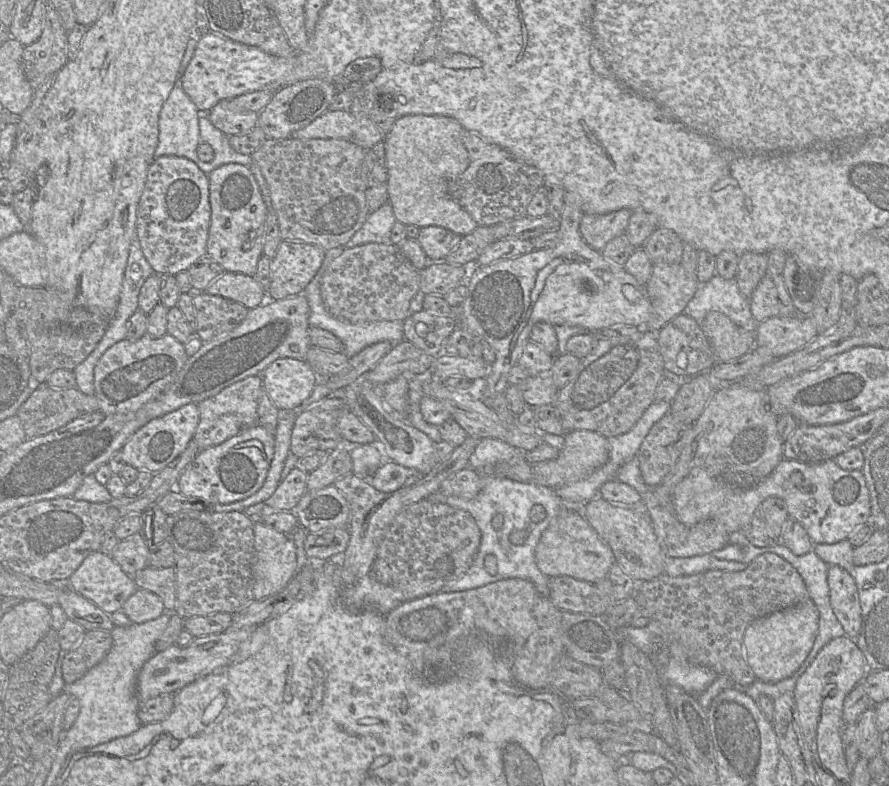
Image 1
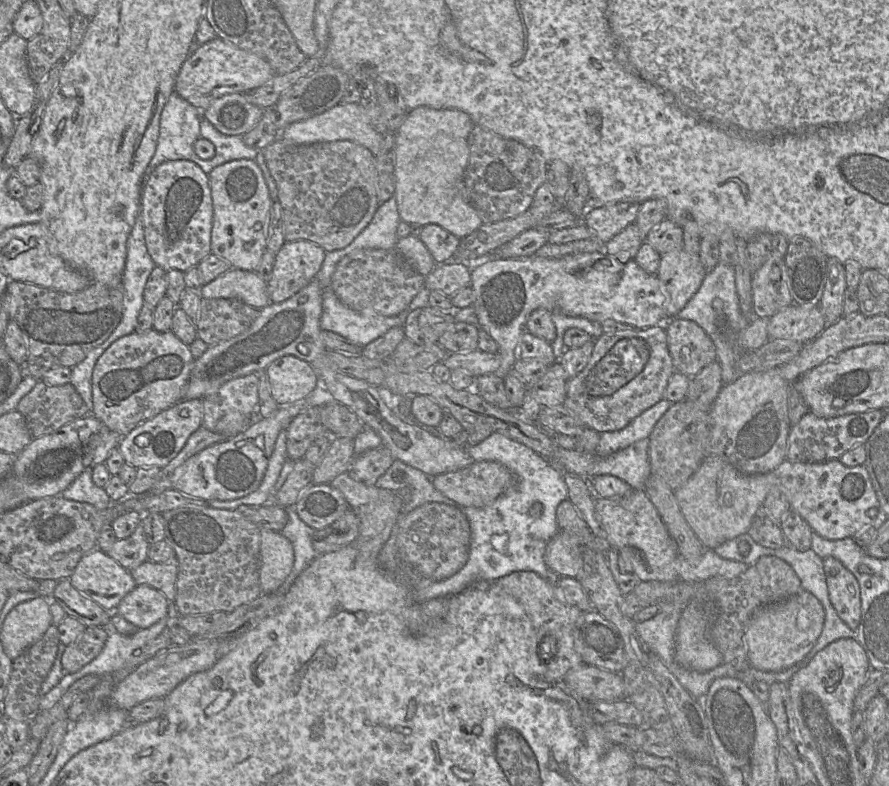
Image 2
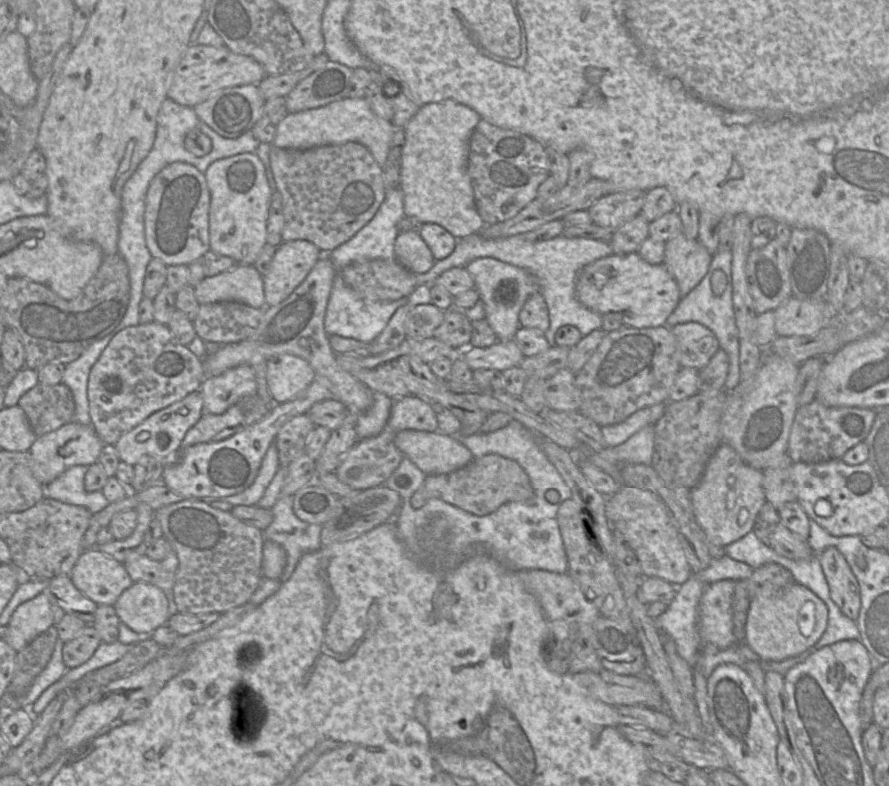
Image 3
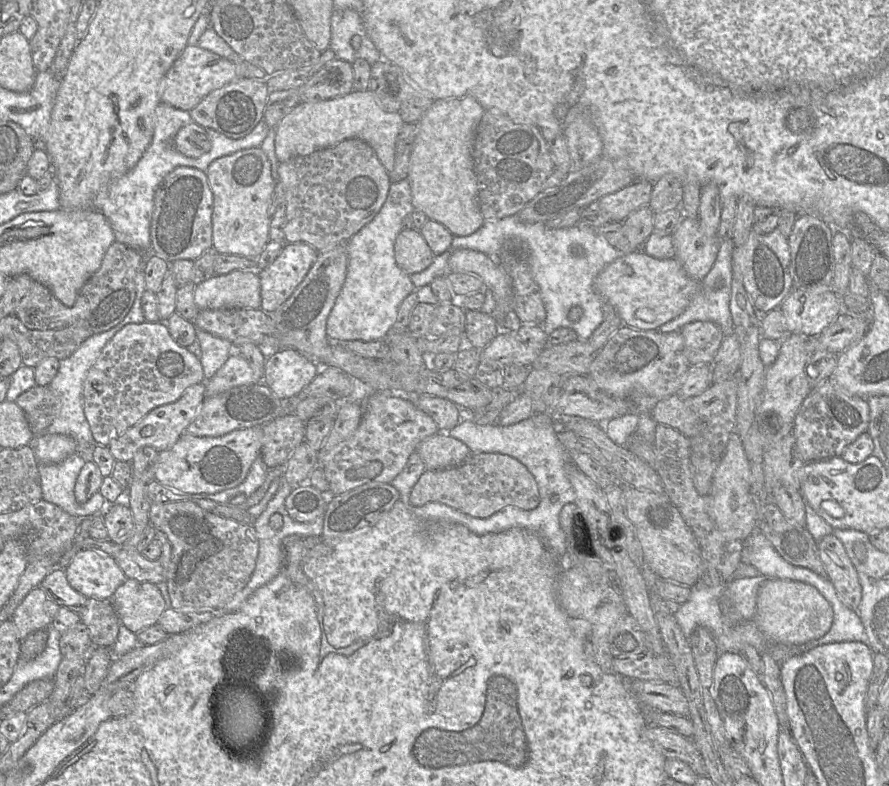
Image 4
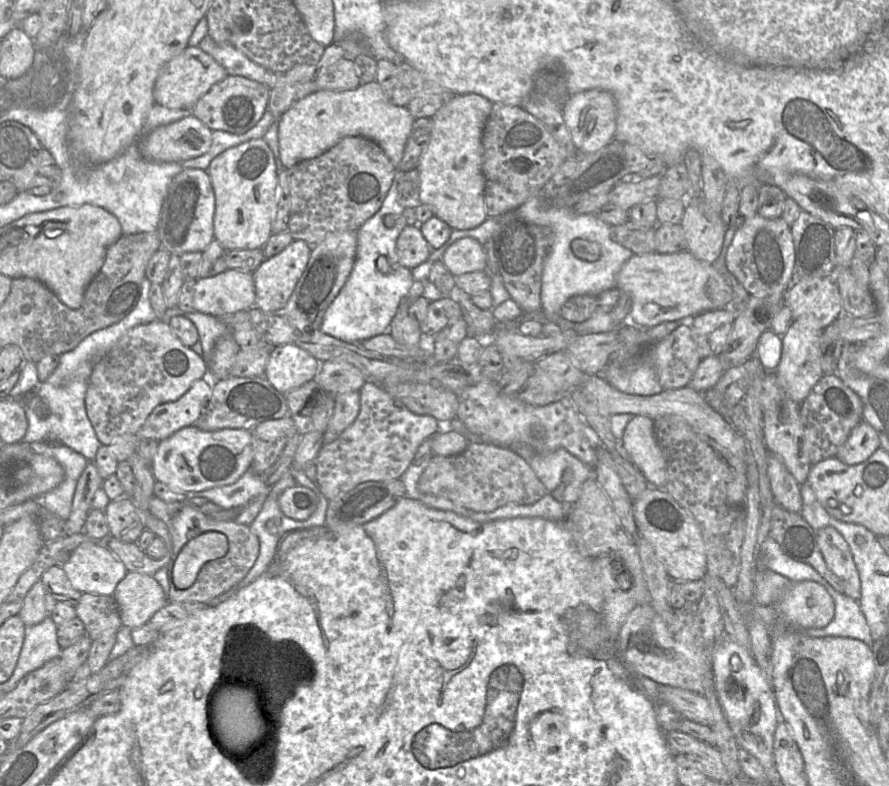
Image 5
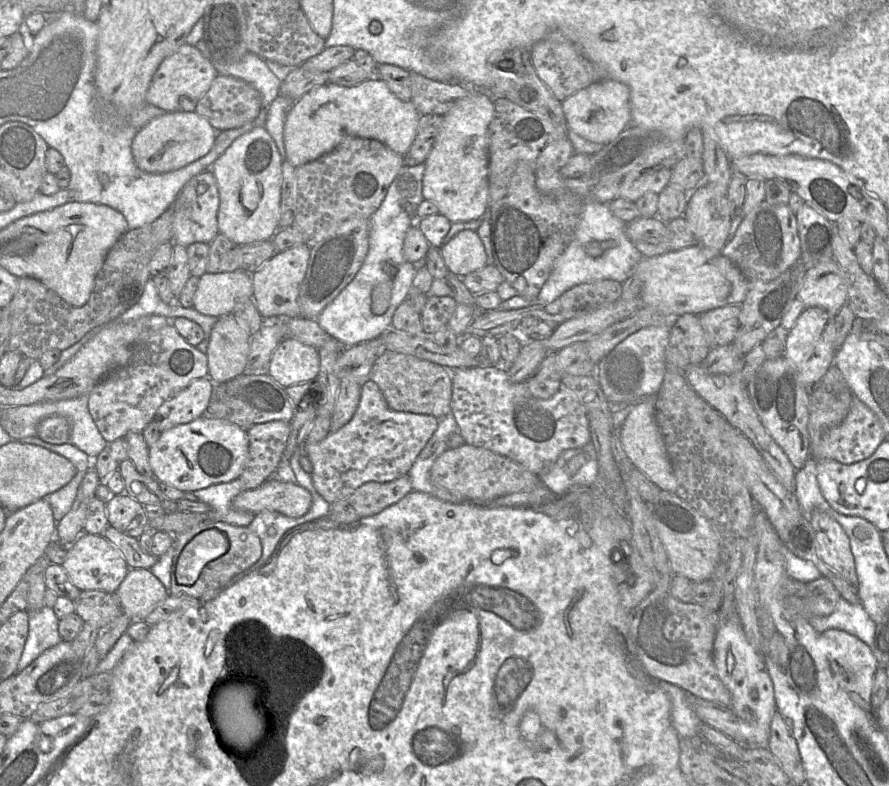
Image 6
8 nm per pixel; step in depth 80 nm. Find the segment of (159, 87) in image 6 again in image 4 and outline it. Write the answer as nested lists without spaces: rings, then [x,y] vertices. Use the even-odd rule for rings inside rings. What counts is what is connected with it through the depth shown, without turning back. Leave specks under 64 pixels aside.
[[[187,45],[167,71],[162,85],[161,103],[189,112],[212,91],[223,87],[237,78],[265,80],[264,71],[248,62],[235,65],[211,51],[198,45]]]

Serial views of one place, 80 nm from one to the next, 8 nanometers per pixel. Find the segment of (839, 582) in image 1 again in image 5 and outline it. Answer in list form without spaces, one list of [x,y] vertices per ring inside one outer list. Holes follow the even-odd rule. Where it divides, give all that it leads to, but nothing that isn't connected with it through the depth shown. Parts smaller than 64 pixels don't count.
[[[832,526],[819,529],[816,535],[819,549],[827,567],[843,584],[843,594],[859,601],[861,582],[847,542]]]

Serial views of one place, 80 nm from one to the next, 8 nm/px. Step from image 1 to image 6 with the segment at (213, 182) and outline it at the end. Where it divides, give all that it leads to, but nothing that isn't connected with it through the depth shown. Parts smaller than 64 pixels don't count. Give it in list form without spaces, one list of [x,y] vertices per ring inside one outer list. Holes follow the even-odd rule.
[[[264,126],[238,137],[212,164],[219,192],[219,233],[244,246],[271,240],[279,229],[282,165],[275,142]]]

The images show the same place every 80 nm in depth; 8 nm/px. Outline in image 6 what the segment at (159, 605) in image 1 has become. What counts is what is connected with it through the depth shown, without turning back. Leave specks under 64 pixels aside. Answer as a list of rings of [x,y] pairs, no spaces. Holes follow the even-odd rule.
[[[144,568],[130,569],[115,593],[131,621],[145,620],[170,594],[151,570]]]

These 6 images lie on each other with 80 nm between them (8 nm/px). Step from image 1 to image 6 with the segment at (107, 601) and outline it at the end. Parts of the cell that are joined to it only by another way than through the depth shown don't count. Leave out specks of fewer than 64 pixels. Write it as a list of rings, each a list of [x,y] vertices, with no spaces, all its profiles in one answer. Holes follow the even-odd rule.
[[[82,533],[68,547],[67,558],[62,566],[79,590],[100,590],[108,593],[117,591],[130,570],[120,551],[110,541],[103,535],[88,533]]]

